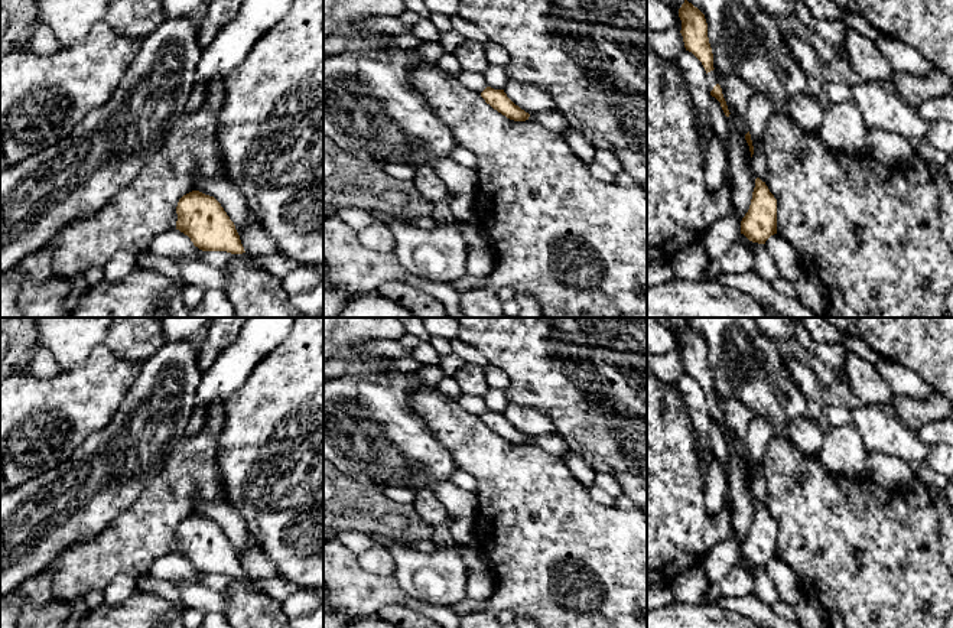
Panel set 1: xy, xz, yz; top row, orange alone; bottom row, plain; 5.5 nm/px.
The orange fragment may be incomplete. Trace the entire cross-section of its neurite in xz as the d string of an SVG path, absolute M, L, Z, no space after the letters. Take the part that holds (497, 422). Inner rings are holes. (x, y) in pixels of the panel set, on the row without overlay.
M487 410L481 416L481 420L485 423L487 427L489 427L494 433L497 433L510 443L526 445L530 440L528 436L521 433L507 420L504 413L494 413L491 410Z

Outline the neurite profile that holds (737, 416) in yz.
M718 398L723 422L729 433L729 498L732 502L732 530L735 538L742 544L749 533L755 511L755 497L749 469L745 463L748 456L747 436L752 422L751 410L738 398Z

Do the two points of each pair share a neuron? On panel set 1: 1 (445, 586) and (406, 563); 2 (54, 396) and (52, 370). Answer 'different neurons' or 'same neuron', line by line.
1: same neuron
2: different neurons

